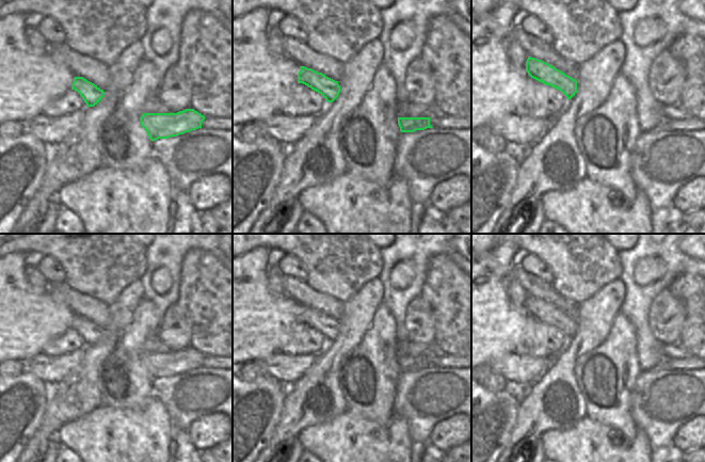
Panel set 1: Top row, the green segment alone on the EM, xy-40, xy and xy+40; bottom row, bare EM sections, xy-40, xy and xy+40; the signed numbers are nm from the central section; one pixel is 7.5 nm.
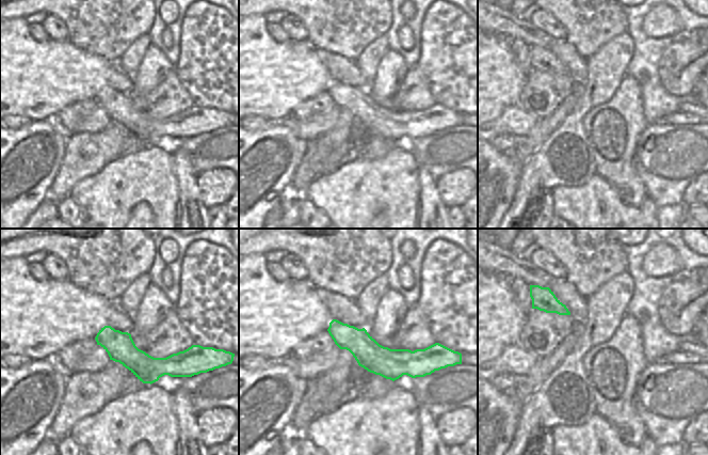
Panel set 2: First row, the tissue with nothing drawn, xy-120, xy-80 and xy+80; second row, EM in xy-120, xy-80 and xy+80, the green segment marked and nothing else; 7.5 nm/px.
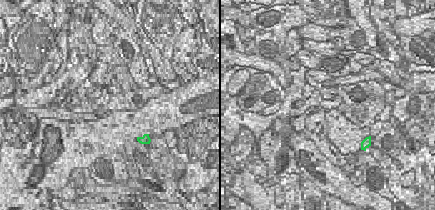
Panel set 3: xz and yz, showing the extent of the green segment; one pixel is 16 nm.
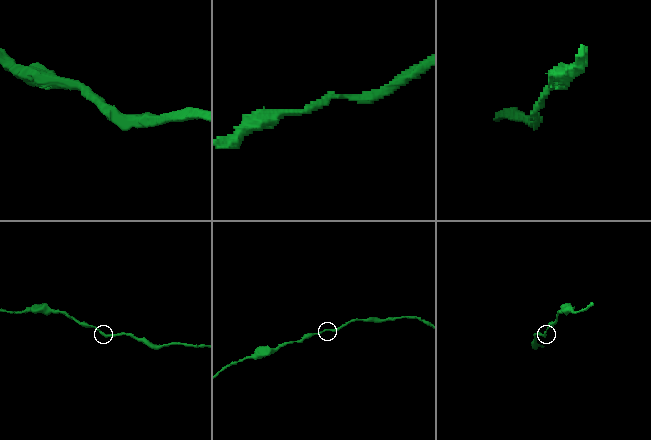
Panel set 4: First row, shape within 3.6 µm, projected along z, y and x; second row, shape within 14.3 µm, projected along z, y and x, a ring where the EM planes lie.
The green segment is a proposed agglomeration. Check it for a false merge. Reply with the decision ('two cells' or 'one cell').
one cell

